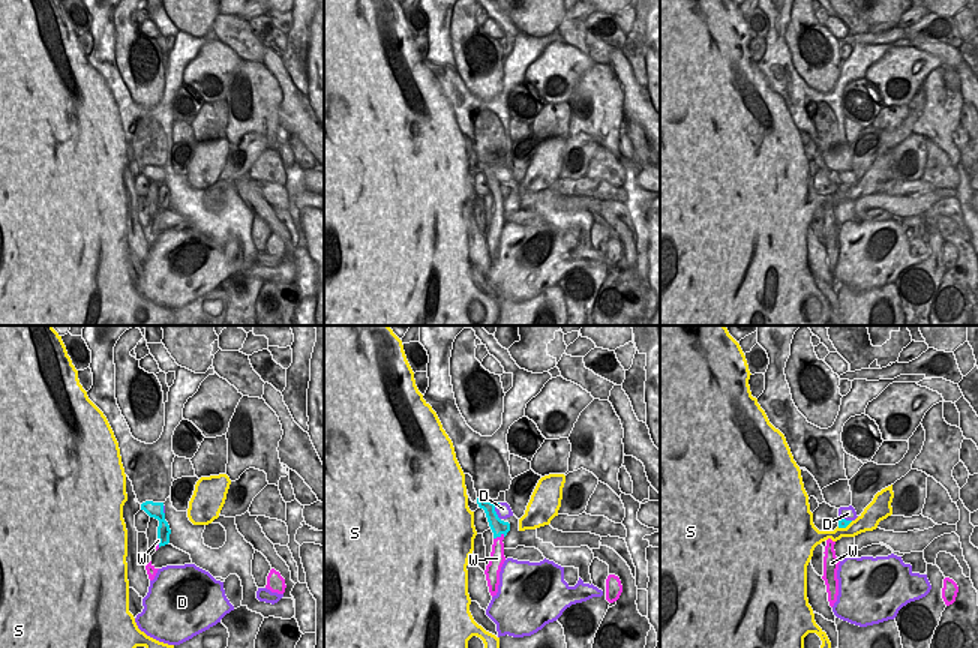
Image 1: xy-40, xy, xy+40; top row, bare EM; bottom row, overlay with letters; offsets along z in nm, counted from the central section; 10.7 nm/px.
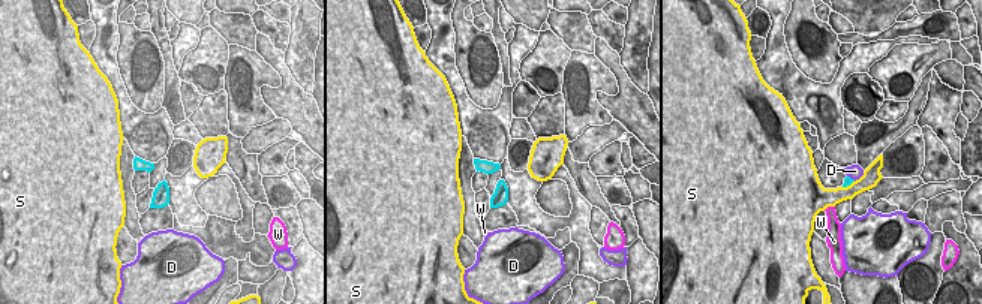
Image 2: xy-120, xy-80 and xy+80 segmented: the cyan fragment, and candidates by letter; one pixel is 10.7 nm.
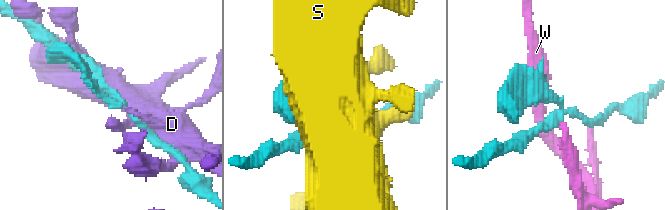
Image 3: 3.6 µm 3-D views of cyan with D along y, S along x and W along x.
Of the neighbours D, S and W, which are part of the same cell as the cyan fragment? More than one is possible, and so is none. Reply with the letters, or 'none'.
none

